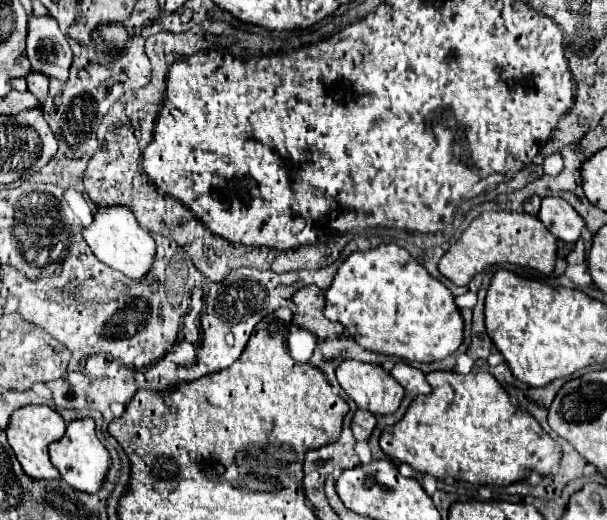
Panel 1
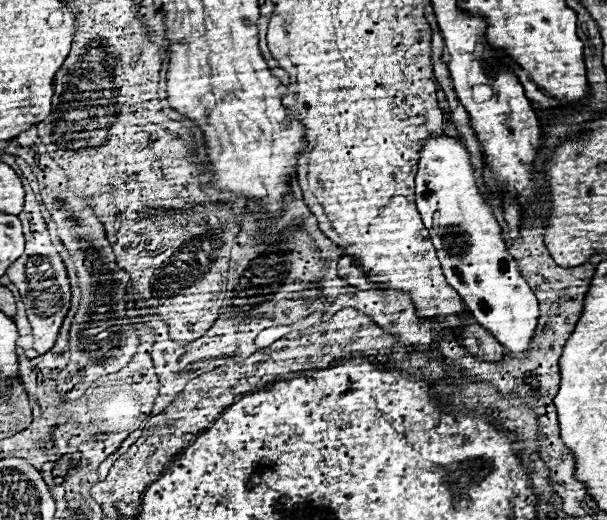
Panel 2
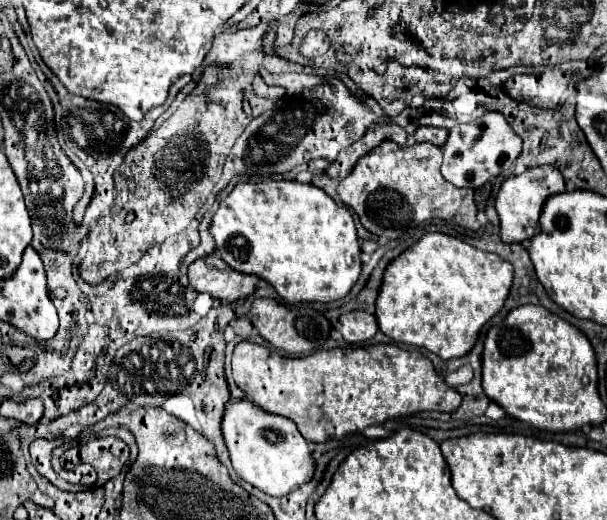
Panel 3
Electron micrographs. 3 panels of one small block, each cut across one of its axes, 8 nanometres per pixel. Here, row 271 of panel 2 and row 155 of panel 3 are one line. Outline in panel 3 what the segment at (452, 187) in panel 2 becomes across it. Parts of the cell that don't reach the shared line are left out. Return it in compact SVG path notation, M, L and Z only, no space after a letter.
M492 110L476 118L476 122L458 124L448 130L448 140L442 146L444 154L442 176L444 180L448 180L458 188L480 188L488 180L508 170L508 166L520 156L520 152L522 152L522 138L512 130L502 112Z

